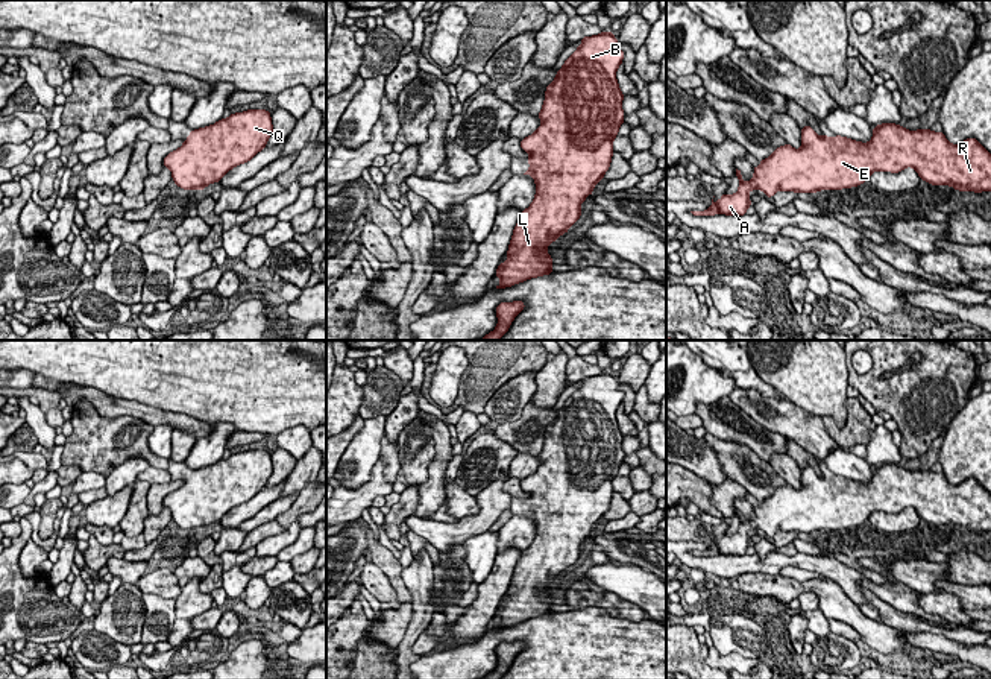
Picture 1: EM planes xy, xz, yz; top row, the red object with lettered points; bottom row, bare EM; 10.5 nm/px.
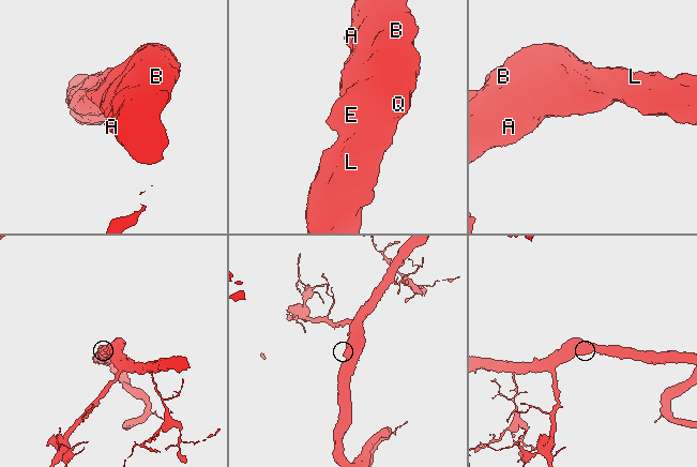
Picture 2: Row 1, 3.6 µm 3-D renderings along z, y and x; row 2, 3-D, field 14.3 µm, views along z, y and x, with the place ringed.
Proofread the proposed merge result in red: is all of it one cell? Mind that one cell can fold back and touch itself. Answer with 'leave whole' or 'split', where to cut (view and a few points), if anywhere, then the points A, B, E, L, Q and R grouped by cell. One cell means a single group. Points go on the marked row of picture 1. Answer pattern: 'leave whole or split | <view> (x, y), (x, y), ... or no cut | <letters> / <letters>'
leave whole | no cut | A B E L Q R

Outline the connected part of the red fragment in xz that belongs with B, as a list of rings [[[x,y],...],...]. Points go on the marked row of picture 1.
[[[615,33],[581,38],[581,46],[565,61],[555,79],[546,87],[545,102],[537,117],[542,125],[521,140],[522,150],[530,153],[530,175],[536,182],[536,196],[522,211],[508,246],[508,260],[498,266],[495,276],[501,278],[496,289],[511,287],[530,278],[551,275],[552,257],[548,245],[555,242],[581,216],[580,205],[592,194],[595,184],[602,181],[610,167],[613,140],[624,123],[622,99],[616,70],[624,52]]]

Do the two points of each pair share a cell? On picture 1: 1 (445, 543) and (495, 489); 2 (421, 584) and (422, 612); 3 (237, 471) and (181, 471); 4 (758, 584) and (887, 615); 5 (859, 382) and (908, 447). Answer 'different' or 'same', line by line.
1: same
2: same
3: same
4: different
5: same

